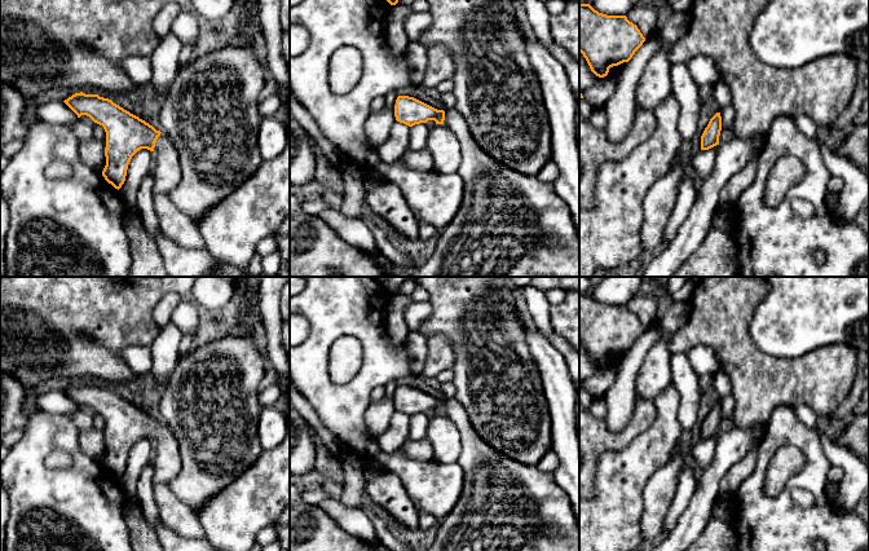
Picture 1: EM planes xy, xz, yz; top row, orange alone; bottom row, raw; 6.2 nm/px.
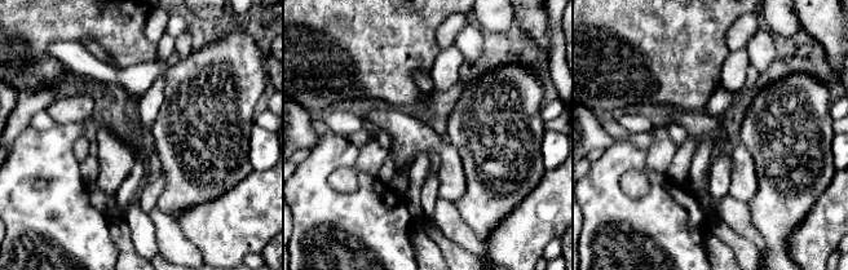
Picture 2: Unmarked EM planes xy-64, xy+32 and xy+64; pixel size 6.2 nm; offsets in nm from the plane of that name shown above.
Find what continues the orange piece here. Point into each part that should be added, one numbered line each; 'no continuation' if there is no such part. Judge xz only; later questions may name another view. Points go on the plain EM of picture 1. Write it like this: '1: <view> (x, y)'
1: xz (504, 505)

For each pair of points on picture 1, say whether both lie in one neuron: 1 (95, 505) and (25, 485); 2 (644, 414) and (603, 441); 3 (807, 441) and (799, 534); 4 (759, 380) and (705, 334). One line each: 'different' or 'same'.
1: same
2: same
3: same
4: same

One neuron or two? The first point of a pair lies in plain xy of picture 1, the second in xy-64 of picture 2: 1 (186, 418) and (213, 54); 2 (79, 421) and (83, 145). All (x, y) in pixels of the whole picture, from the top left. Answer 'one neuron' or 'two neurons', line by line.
1: one neuron
2: one neuron

